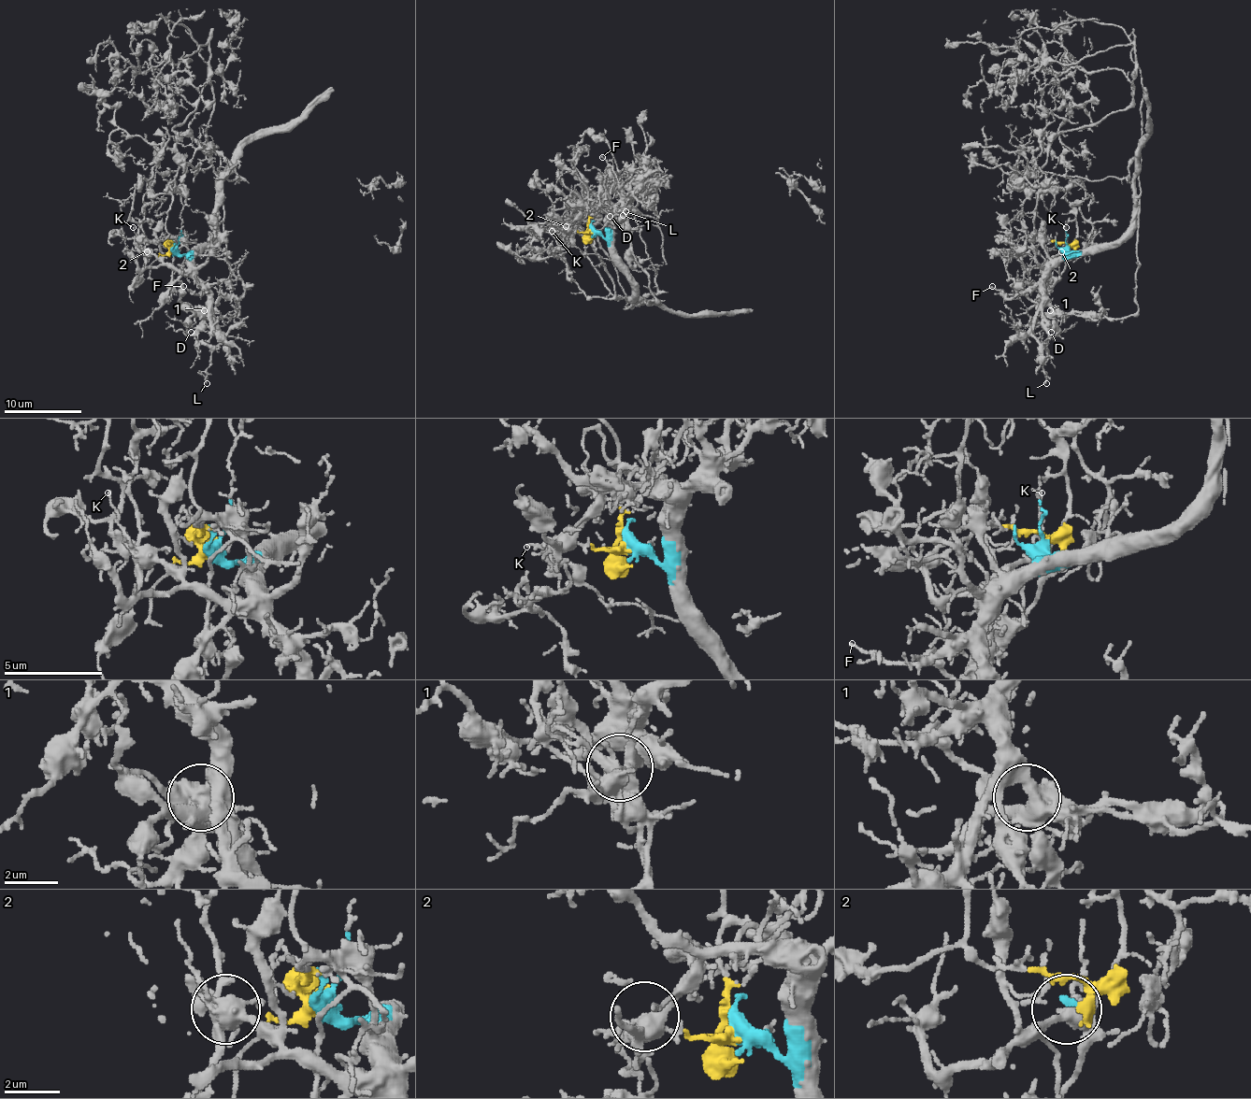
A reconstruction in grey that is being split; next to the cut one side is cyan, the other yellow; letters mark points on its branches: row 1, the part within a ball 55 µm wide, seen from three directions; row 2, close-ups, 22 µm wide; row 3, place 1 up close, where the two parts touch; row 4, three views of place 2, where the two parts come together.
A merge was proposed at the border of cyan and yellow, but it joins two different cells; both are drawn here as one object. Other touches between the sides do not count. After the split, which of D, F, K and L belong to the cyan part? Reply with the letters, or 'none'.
D, F, K, L

